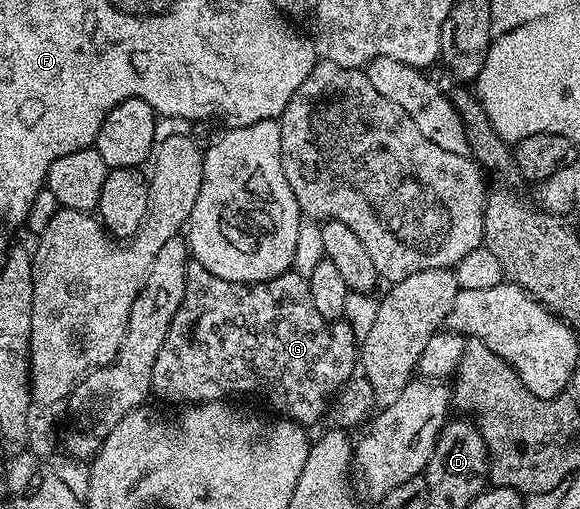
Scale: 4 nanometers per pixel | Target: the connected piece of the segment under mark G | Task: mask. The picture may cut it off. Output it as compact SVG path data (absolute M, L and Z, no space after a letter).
M190 259L187 266L187 278L183 290L183 300L179 302L179 310L175 310L175 318L171 318L171 326L167 330L167 338L163 338L163 346L159 355L155 357L155 366L151 370L151 389L154 397L161 400L170 400L176 406L192 406L206 404L212 400L225 400L233 398L236 392L250 392L253 396L262 396L271 407L274 408L278 417L291 420L302 426L310 426L325 412L325 403L329 395L340 393L342 388L354 379L355 369L359 364L359 342L354 338L351 326L344 319L334 320L332 323L325 320L315 308L311 300L311 290L308 289L309 281L294 270L284 272L282 276L276 276L270 280L264 280L258 284L240 284L219 278L211 274L198 260Z

